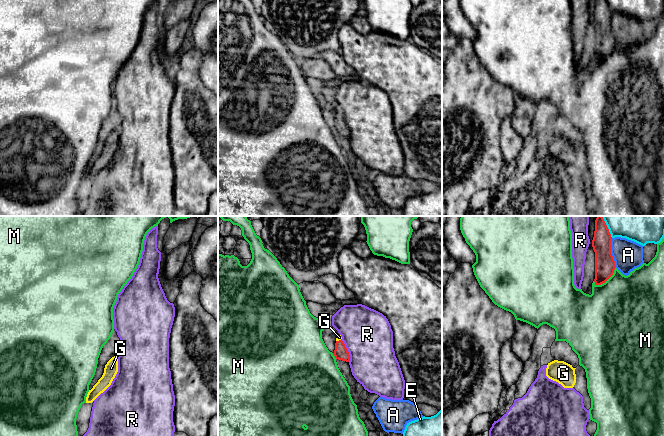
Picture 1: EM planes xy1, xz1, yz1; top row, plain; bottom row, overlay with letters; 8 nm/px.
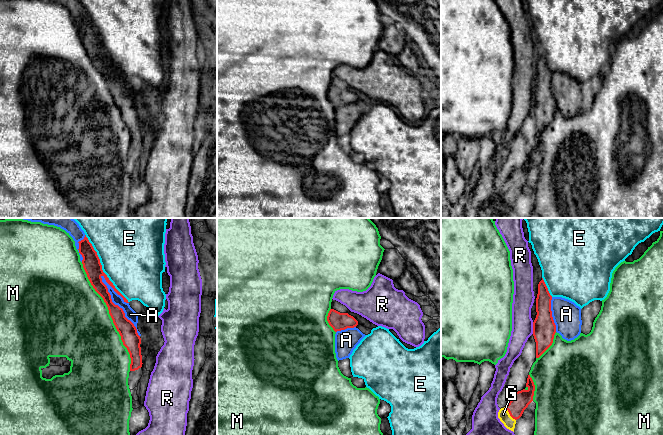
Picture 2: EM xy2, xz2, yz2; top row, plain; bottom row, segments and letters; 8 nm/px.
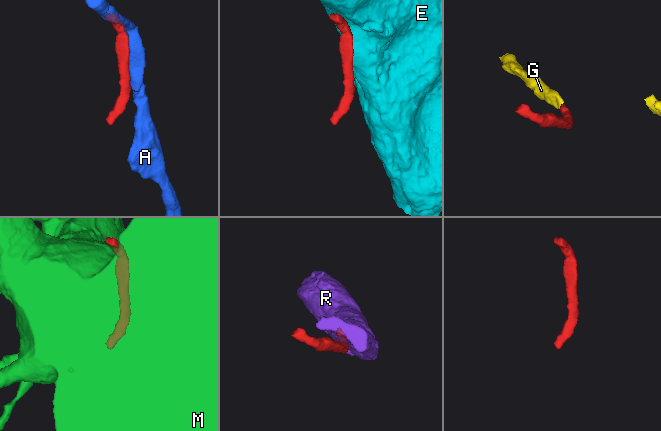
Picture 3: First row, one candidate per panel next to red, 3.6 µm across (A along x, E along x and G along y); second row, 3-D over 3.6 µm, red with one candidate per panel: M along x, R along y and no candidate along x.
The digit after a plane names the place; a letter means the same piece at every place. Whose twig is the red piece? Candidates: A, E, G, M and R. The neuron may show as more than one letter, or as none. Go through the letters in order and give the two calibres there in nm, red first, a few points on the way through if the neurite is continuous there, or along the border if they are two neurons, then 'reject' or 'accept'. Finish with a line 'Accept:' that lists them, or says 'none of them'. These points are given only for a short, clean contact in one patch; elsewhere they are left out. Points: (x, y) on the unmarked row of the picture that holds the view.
A: 140 nm thick on the red side, 90 nm on the other; reject
E: 140 nm thick on the red side, 480 nm on the other; reject
G: 140 nm thick on the red side, 90 nm on the other; runs through yz2 (521, 175), (509, 189), (503, 190); accept
M: 140 nm thick on the red side, 500 nm on the other; reject
R: 110 nm thick on the red side, 400 nm on the other; reject
Accept: G

